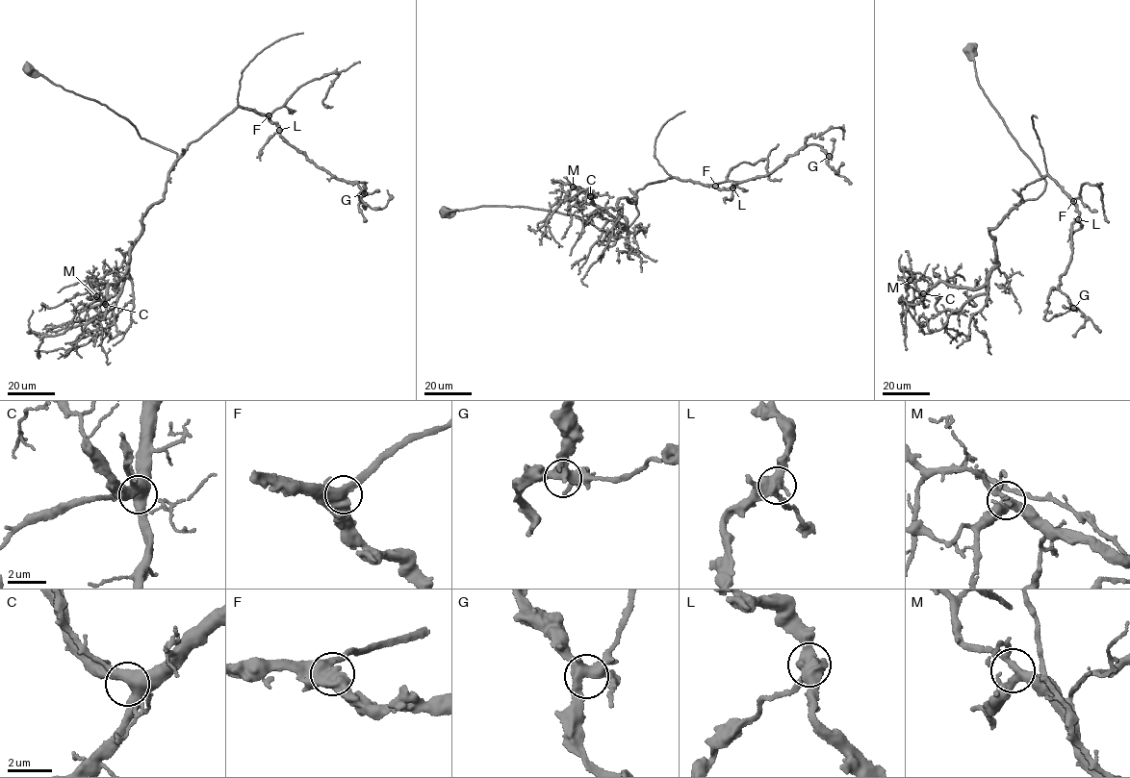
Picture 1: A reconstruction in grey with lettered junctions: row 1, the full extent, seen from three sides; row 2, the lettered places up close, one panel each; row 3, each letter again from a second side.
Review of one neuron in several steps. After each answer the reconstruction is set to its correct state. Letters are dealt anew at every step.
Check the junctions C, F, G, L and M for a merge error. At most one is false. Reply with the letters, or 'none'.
none

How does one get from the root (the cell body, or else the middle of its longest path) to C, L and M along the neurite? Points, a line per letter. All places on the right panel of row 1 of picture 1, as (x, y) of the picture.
C: (970, 48), (979, 85), (1046, 185), (988, 228), (997, 265), (988, 282), (974, 288), (939, 282), (923, 293)
L: (970, 48), (979, 85), (1046, 182), (1037, 199), (1024, 201), (1021, 188), (1048, 175), (1076, 206), (1078, 219)
M: (970, 48), (979, 85), (1045, 186), (988, 228), (988, 282), (924, 291), (910, 280)

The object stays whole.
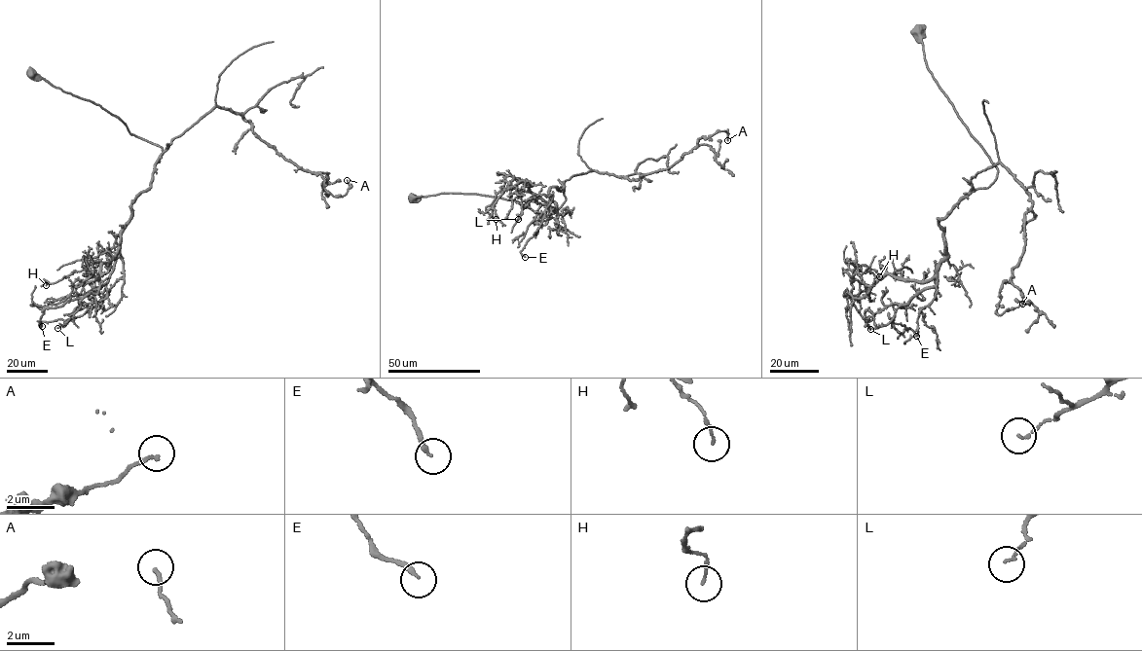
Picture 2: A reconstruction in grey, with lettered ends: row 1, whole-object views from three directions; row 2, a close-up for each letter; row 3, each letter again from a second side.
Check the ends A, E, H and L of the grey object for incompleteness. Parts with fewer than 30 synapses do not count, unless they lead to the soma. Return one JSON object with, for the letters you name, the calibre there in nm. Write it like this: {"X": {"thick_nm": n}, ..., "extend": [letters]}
{"extend": []}

